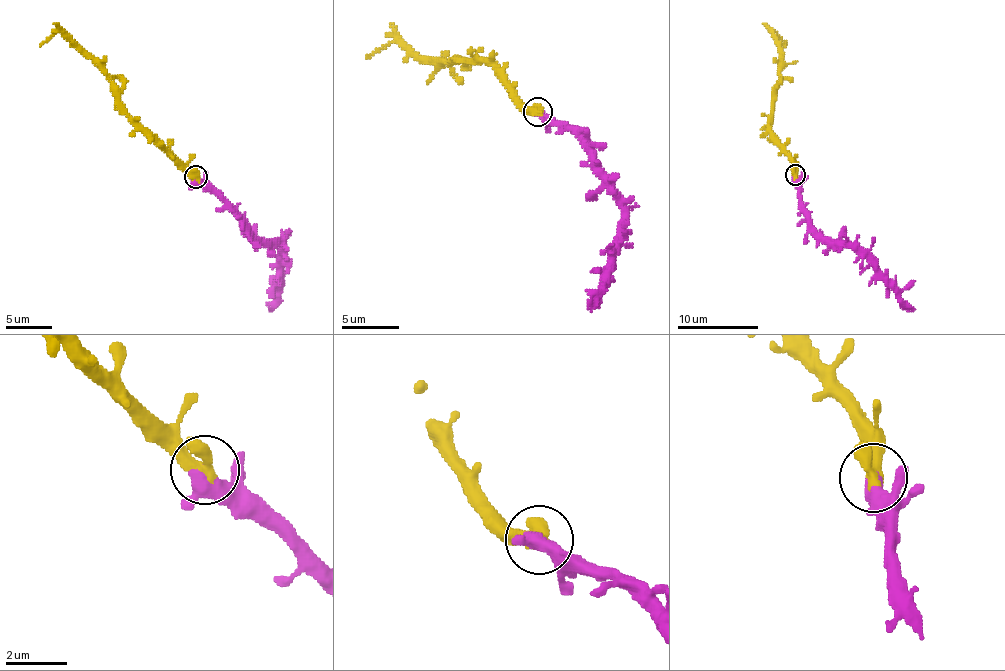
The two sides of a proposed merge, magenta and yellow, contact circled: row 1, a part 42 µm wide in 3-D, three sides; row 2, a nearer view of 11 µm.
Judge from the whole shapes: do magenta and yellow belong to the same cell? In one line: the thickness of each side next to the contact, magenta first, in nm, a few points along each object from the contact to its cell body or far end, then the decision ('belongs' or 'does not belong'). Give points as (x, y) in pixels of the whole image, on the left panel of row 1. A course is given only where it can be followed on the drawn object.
440/360 nm | magenta via (196, 177), (258, 238), (281, 244), (283, 284), (280, 300), (270, 310) | yellow via (196, 177), (126, 111), (119, 100), (119, 88), (59, 31), (40, 46) | belongs

